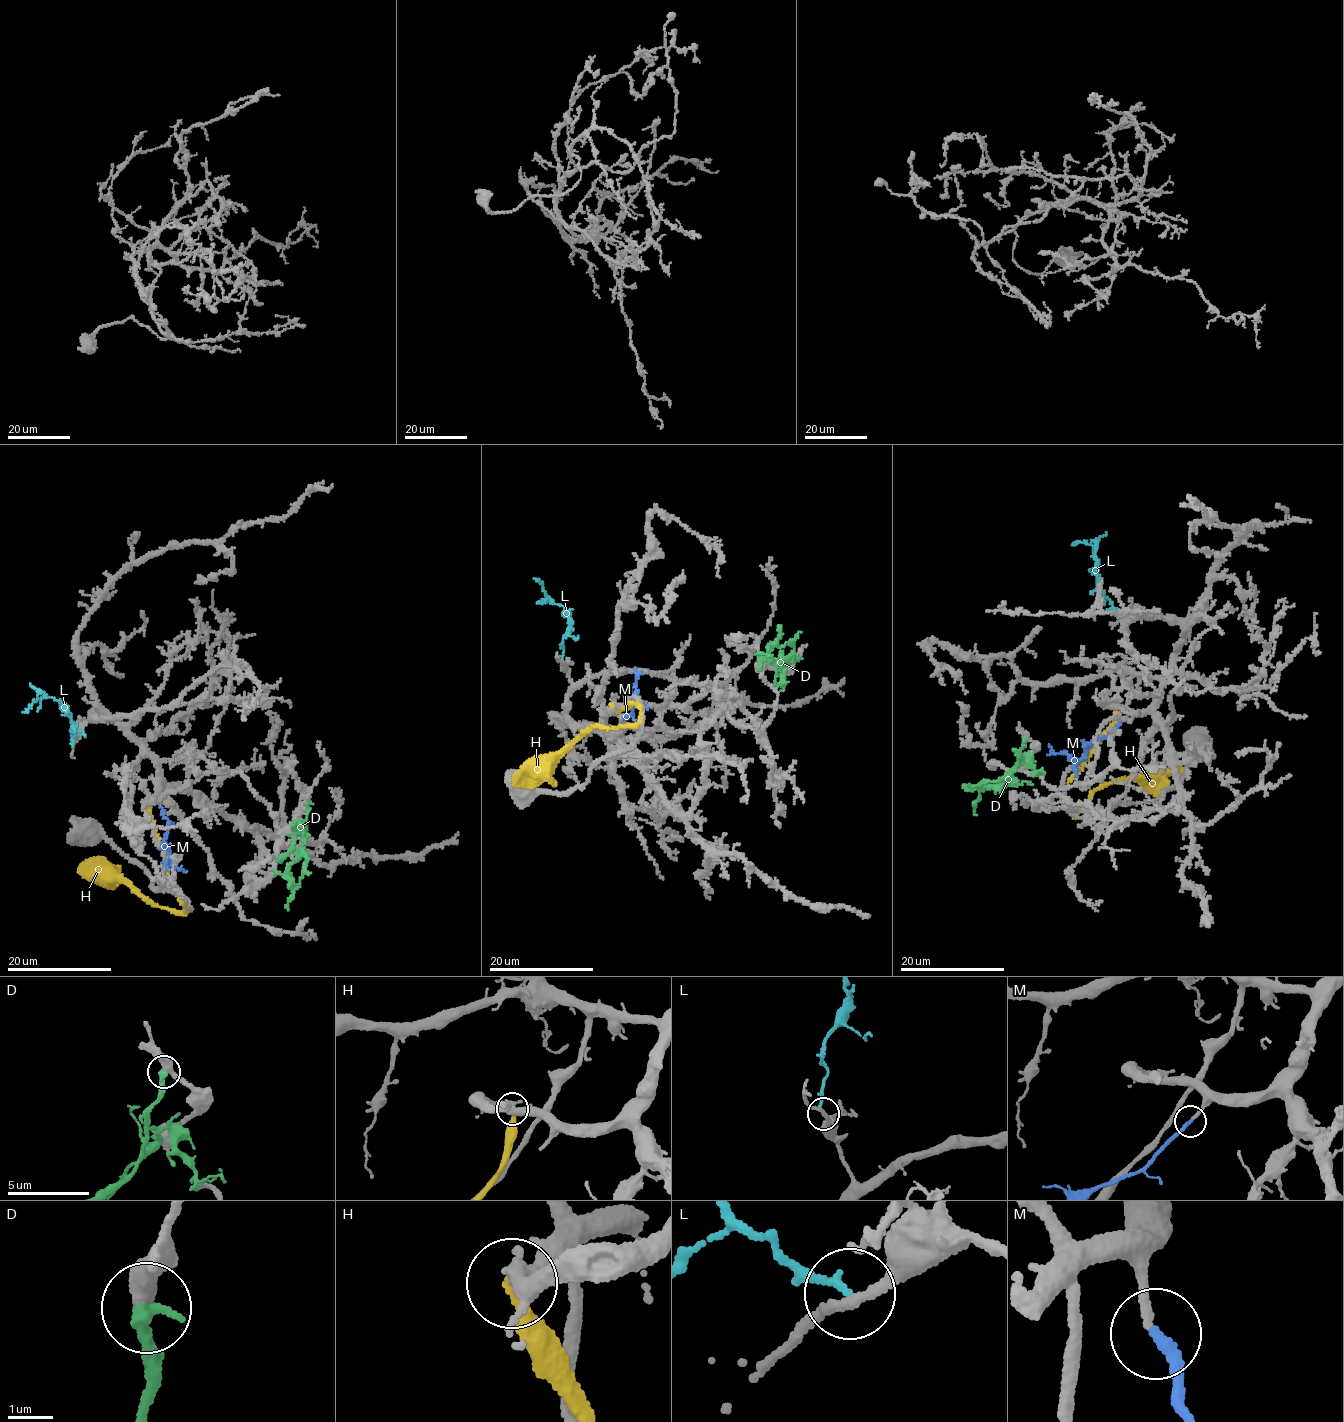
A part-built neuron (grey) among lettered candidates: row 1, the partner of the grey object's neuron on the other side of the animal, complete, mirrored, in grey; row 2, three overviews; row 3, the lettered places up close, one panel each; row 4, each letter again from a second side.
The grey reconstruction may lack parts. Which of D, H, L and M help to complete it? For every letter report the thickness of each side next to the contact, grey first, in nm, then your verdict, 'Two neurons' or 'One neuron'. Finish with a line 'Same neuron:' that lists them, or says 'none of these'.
D: Thickness 440 nm (grey) against 360 nm. Two neurons
H: Thickness 420 nm (grey) against 280 nm. Two neurons
L: Thickness 200 nm (grey) against 160 nm. Two neurons
M: Thickness 190 nm (grey) against 280 nm. One neuron
Same neuron: M

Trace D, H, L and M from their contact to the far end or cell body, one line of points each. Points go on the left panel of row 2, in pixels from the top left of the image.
D: (307, 802), (302, 845), (306, 859), (299, 886), (288, 901), (289, 910)
H: (144, 803), (164, 853), (165, 871), (185, 909), (181, 912), (148, 904), (109, 872), (95, 866), (79, 865)
L: (78, 736), (72, 733), (73, 722), (67, 708), (40, 691), (23, 712)
M: (160, 806), (169, 824), (164, 842), (170, 859), (165, 867), (160, 863)

